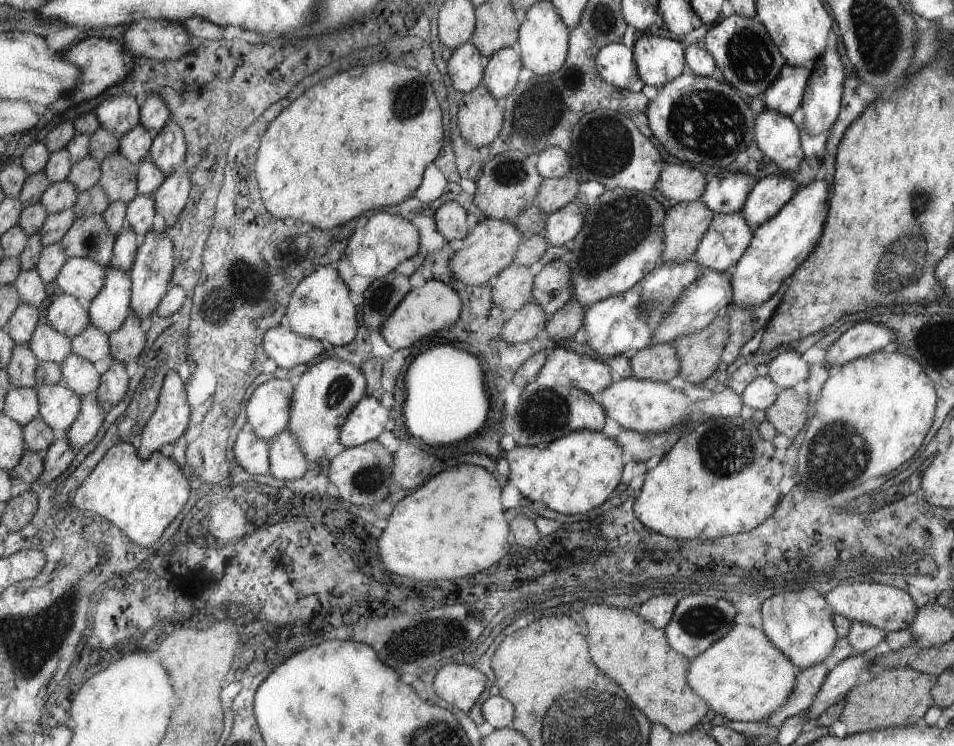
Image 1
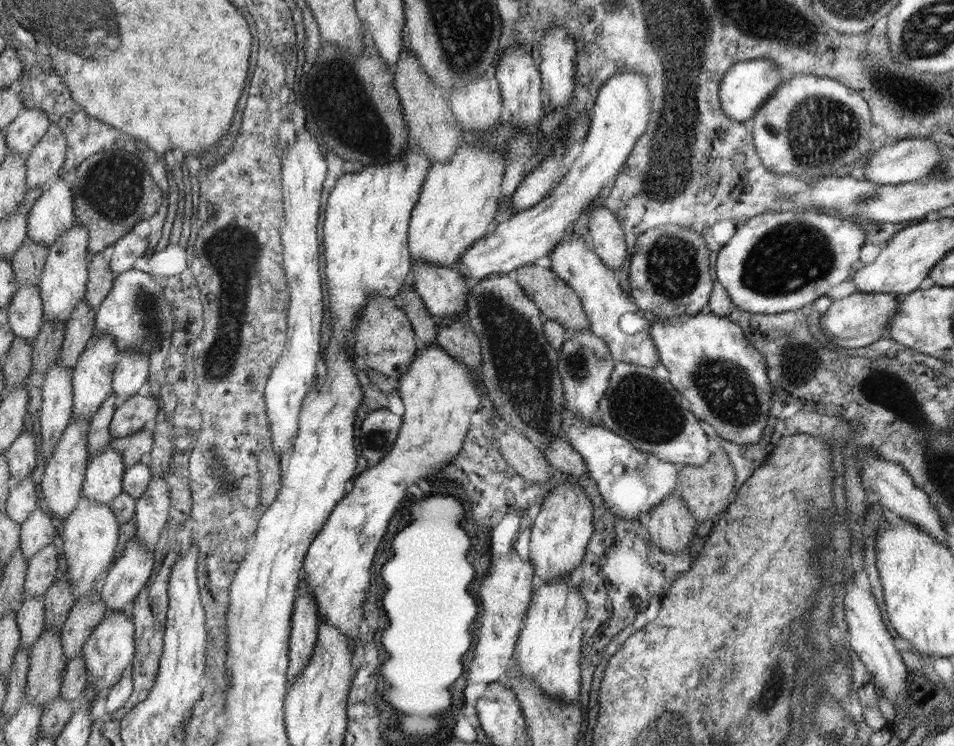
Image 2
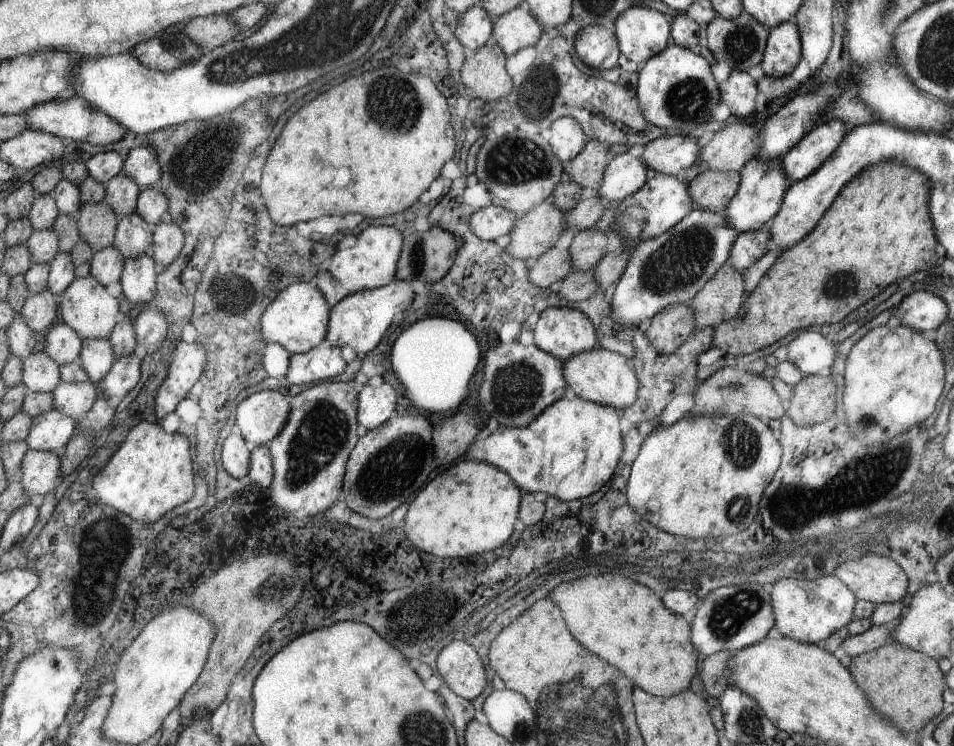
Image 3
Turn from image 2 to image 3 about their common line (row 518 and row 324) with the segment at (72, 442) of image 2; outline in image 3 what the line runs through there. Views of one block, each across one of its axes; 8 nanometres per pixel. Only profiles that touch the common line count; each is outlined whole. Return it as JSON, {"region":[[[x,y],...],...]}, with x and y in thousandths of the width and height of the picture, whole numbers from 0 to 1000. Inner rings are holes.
{"region":[[[62,433],[48,448],[45,471],[65,491],[82,483],[87,466],[88,456],[85,449],[72,434]]]}

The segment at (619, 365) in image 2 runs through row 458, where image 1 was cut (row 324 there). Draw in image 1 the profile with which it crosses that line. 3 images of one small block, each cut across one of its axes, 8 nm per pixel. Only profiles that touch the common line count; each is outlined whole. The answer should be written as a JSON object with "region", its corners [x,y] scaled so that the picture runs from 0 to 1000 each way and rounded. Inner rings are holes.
{"region":[[[740,362],[732,377],[716,393],[701,424],[691,436],[689,445],[684,449],[681,464],[690,460],[704,460],[711,452],[725,448],[742,437],[751,425],[759,421],[763,410],[768,405],[768,383],[766,381],[765,363]]]}

